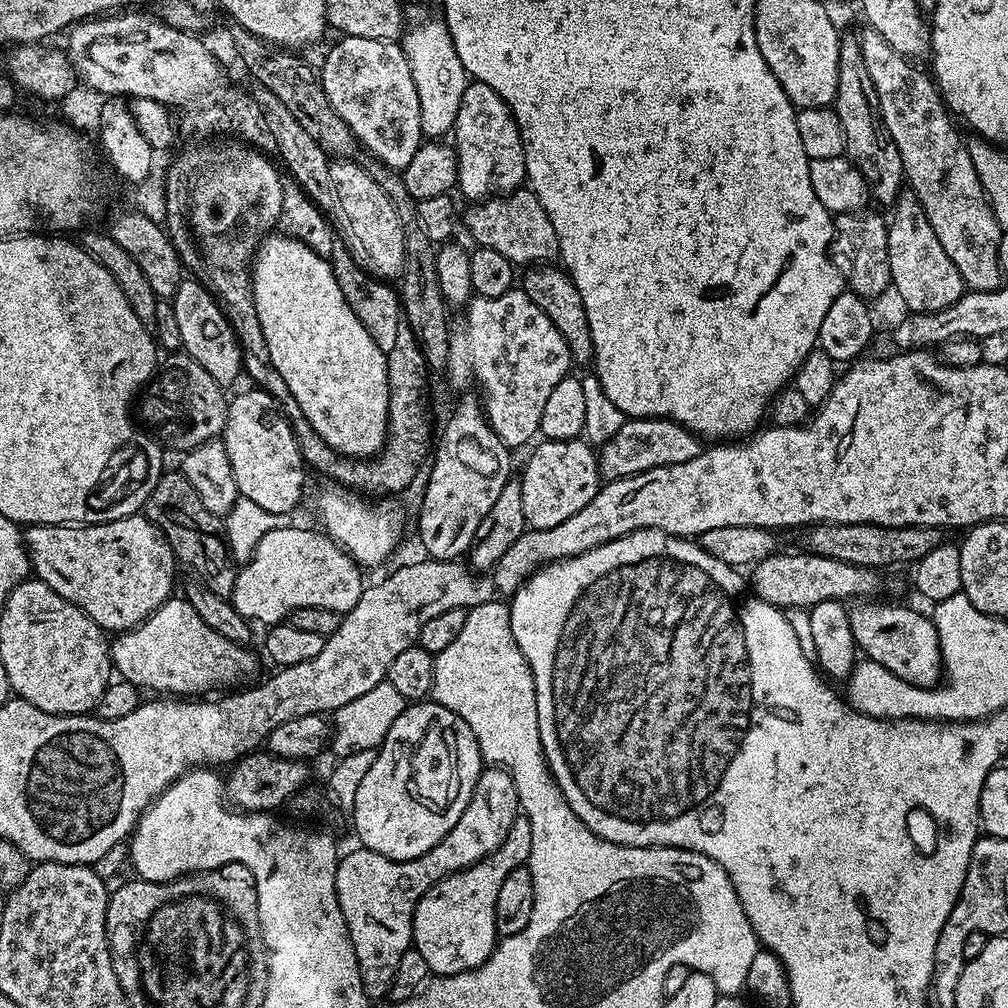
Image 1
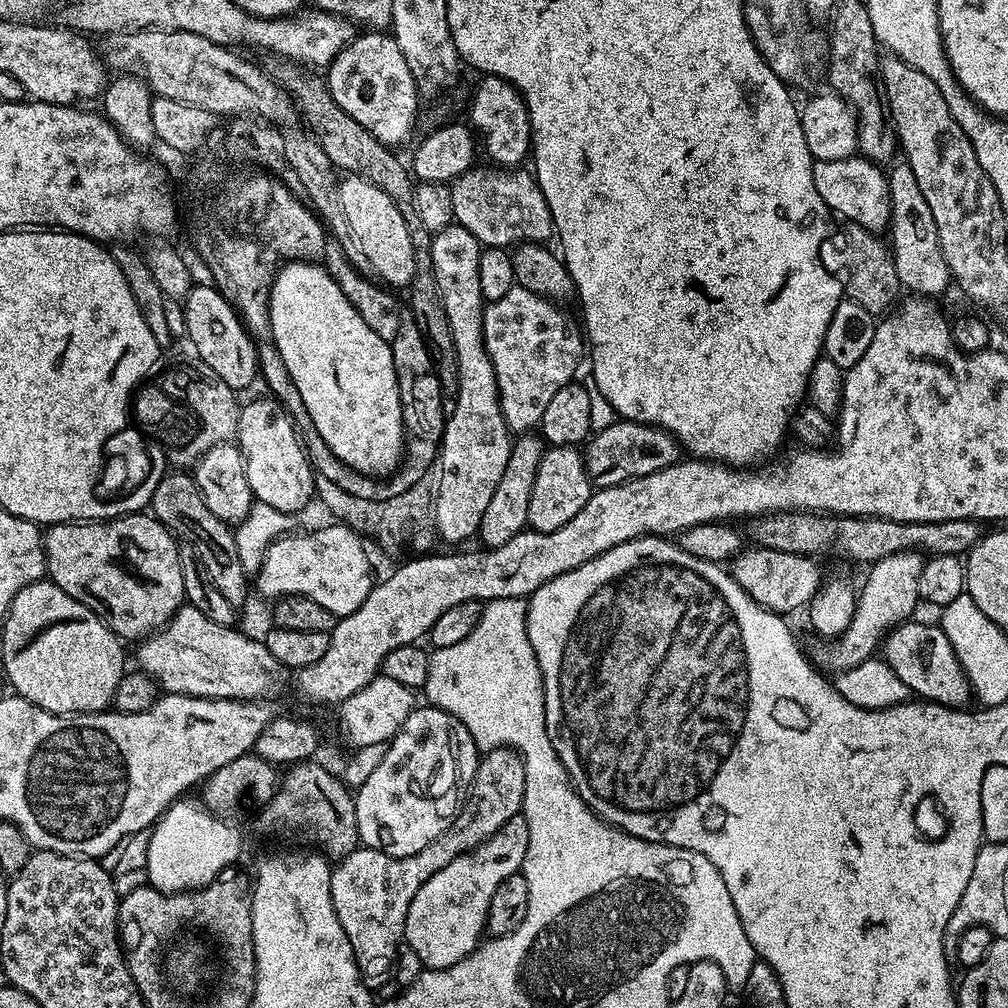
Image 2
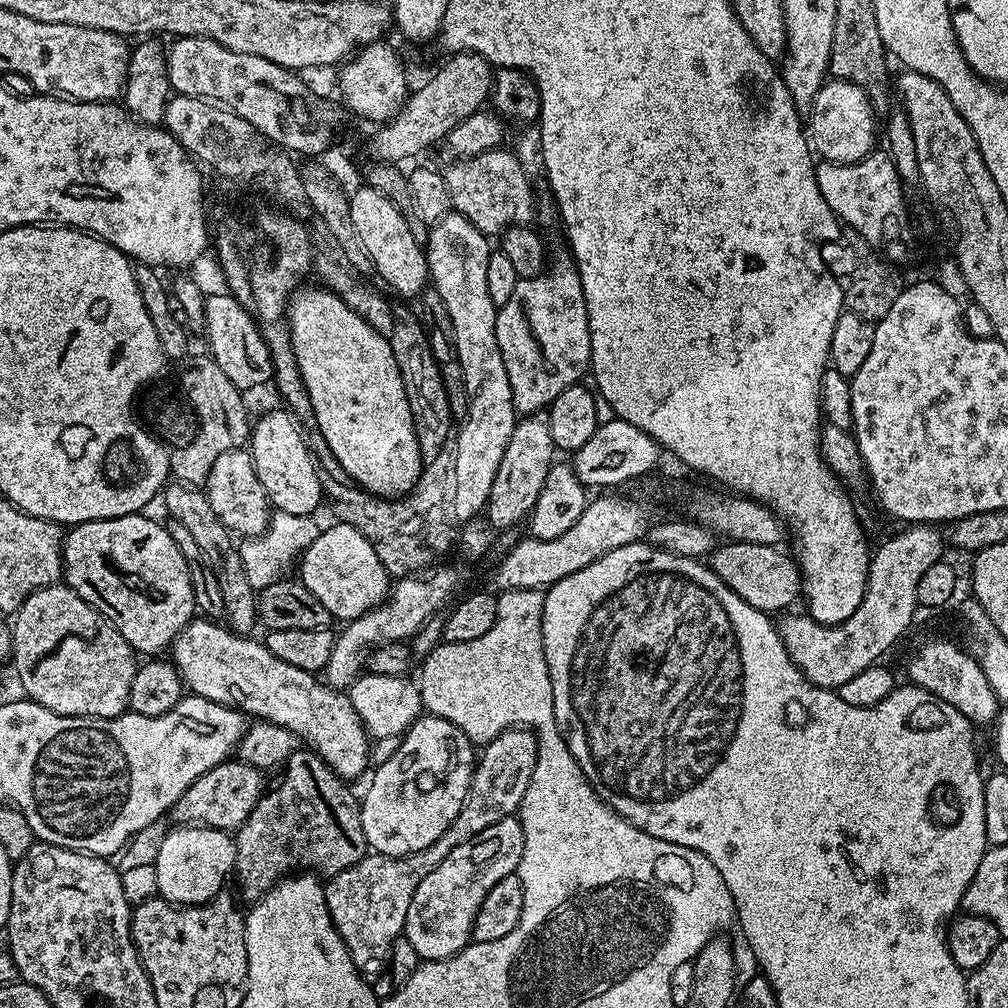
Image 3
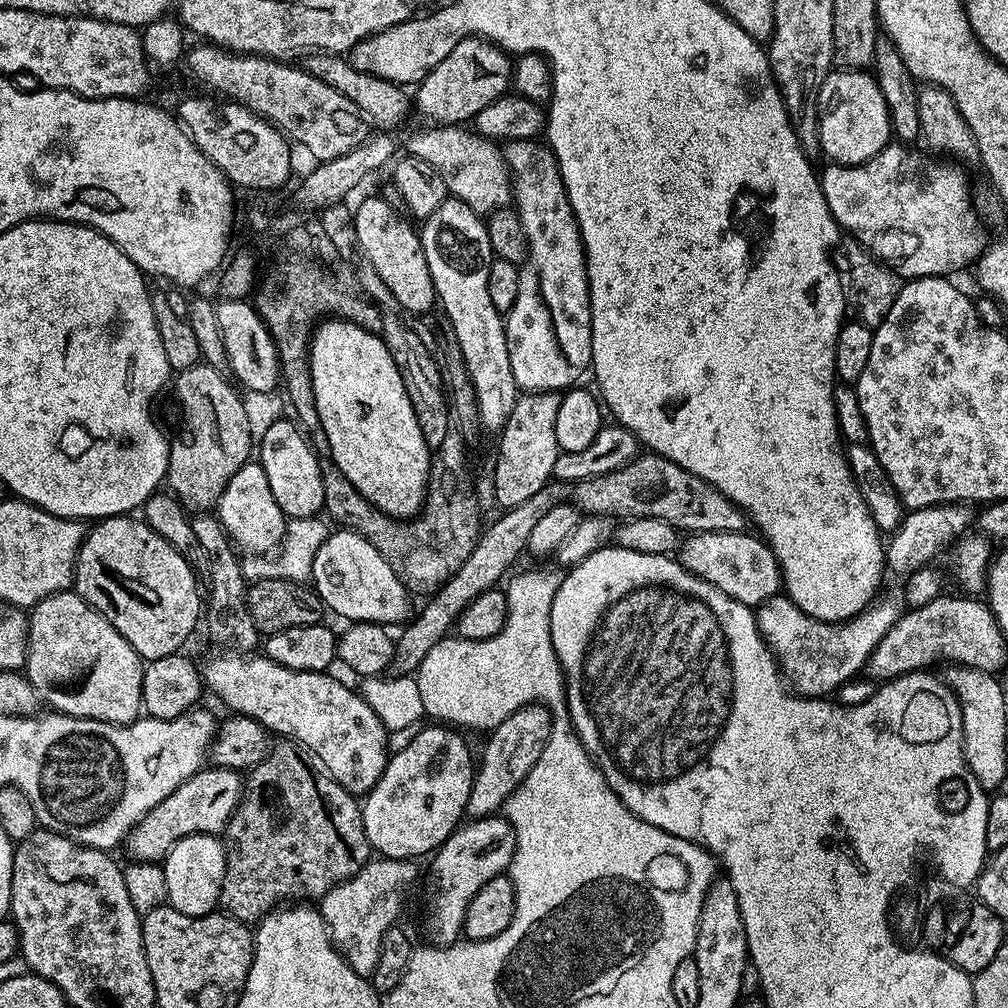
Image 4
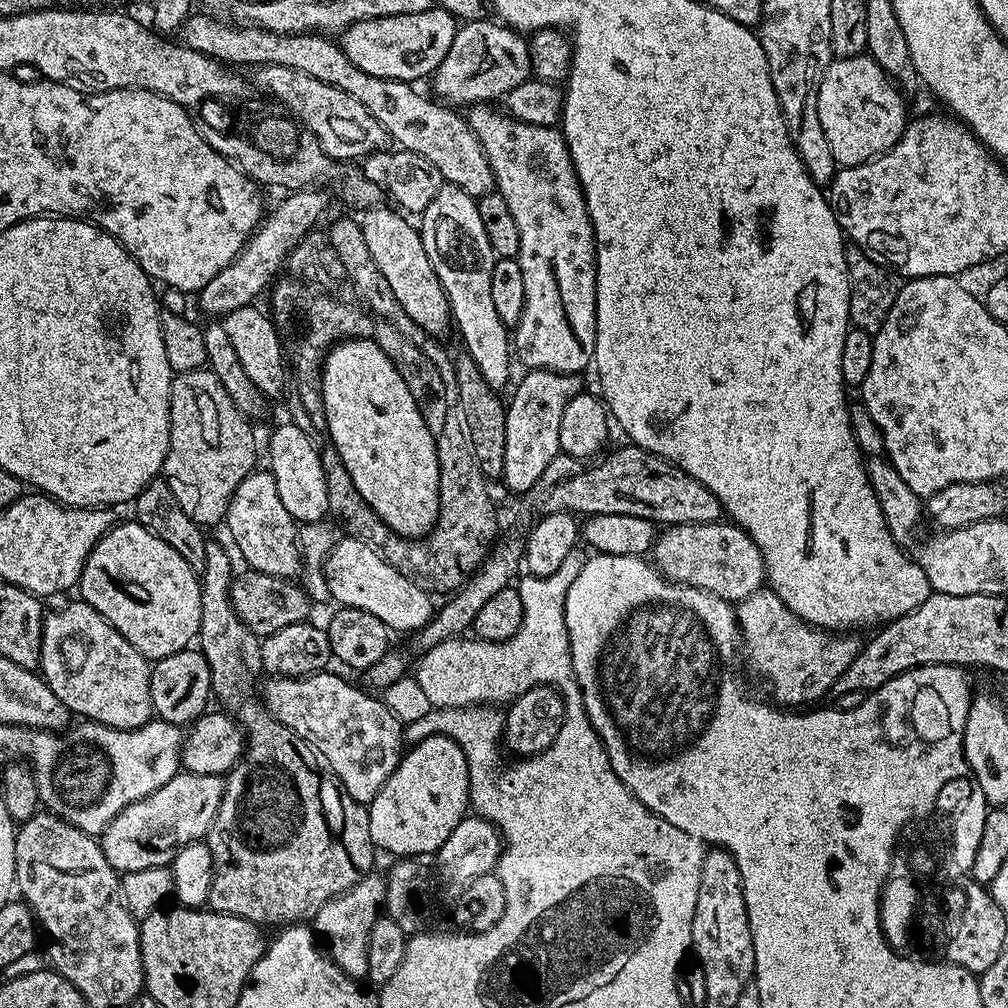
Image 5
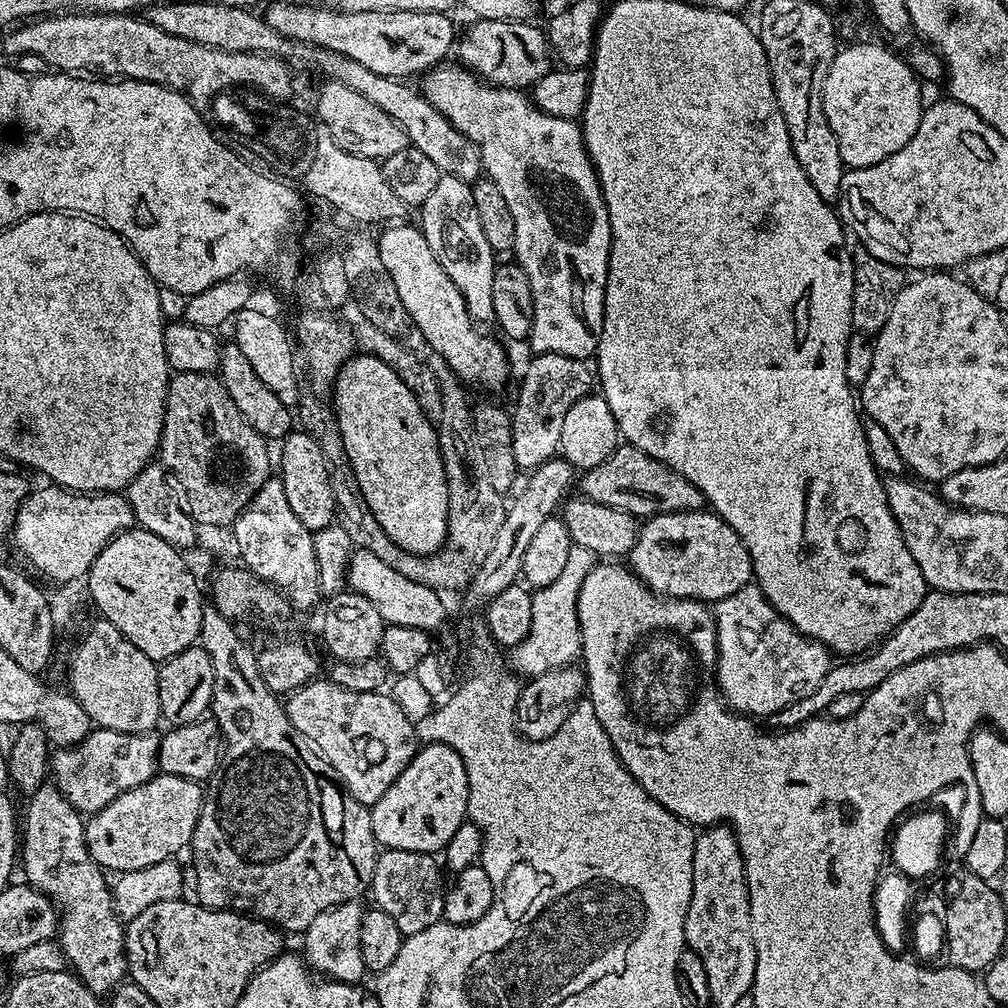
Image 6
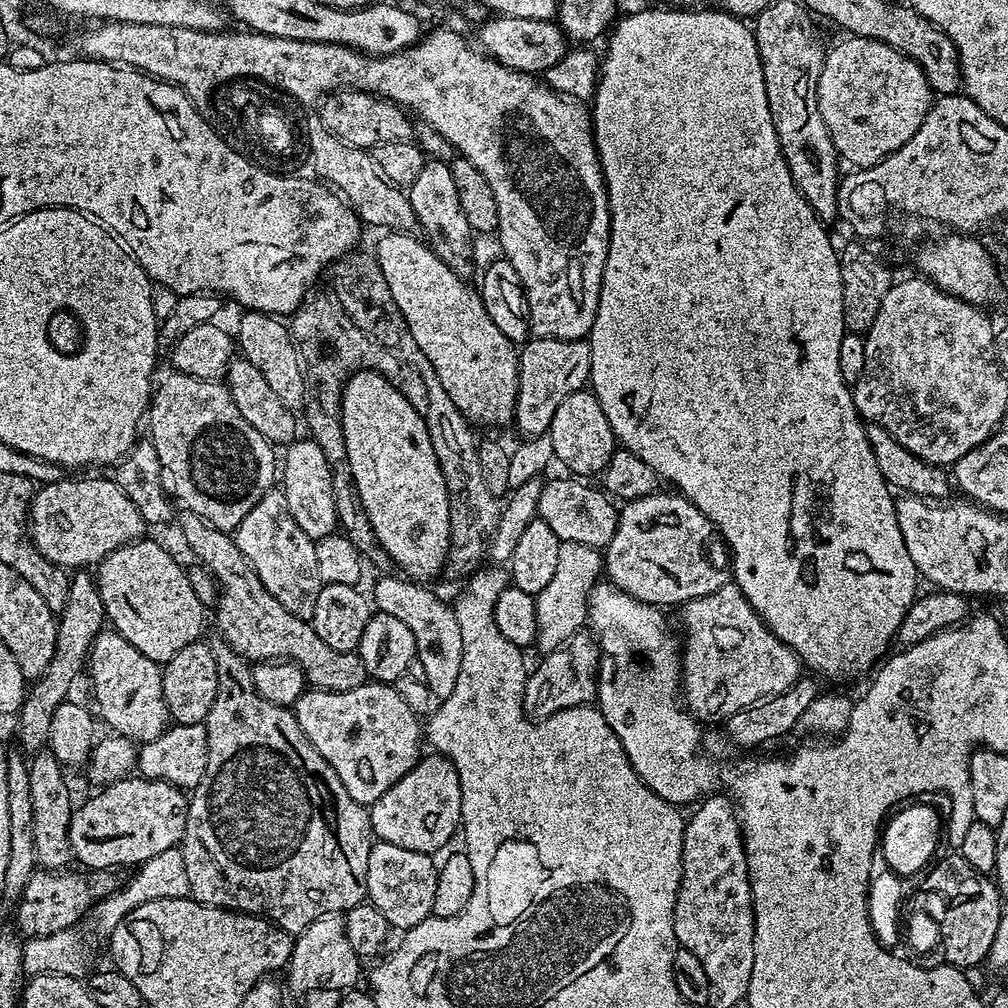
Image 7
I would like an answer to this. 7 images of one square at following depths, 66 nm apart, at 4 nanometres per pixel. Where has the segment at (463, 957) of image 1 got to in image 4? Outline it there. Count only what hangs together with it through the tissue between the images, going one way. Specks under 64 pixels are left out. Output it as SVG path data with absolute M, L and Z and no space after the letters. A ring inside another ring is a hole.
M497 814L495 816L483 816L471 819L462 825L459 825L455 831L448 836L446 842L444 842L440 847L433 853L431 857L430 870L426 878L426 884L424 886L424 896L426 898L424 902L424 924L429 936L432 938L431 943L436 946L447 946L451 943L455 943L459 939L459 935L463 931L465 912L469 908L470 902L474 898L474 894L478 892L486 884L486 882L492 880L498 875L503 875L510 867L512 863L513 855L516 853L516 832L513 830L513 826L509 823L507 817Z

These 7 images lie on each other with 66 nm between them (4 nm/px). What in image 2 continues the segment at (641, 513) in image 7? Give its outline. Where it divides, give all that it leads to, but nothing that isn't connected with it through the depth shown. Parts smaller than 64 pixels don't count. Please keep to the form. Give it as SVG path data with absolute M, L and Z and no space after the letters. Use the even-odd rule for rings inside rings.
M748 546L731 561L730 571L734 582L738 582L738 586L742 586L742 590L754 598L754 602L771 612L789 614L795 608L803 609L811 604L816 597L822 583L820 568L816 564L819 563L811 556L782 554L782 550Z

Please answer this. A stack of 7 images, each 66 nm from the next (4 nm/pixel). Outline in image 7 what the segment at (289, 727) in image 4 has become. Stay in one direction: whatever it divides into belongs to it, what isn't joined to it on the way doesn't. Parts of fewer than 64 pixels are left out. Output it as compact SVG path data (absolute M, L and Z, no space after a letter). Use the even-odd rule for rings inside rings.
M365 682L354 690L306 690L294 705L298 726L330 762L354 802L371 806L421 759L422 724L391 683Z

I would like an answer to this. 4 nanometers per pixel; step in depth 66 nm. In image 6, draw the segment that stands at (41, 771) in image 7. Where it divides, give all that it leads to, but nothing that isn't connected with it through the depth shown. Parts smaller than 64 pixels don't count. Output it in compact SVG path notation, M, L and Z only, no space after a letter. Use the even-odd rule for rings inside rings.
M52 782L43 783L27 802L20 838L20 866L24 868L25 879L58 905L58 943L71 971L92 992L111 993L128 976L128 956L124 953L126 928L112 903L107 875L85 846L85 821Z

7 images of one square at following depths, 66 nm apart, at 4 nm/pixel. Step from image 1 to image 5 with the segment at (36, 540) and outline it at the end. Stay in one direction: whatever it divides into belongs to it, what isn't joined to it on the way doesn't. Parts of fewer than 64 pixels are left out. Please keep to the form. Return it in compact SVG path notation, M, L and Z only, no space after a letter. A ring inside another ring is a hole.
M137 522L113 523L112 529L96 543L94 550L90 550L80 575L78 596L85 604L94 606L94 610L98 610L98 614L102 614L102 618L106 618L110 626L114 626L114 630L118 630L118 634L122 634L122 638L126 638L126 642L137 648L149 662L189 647L200 631L202 602L197 569L188 564L173 546Z

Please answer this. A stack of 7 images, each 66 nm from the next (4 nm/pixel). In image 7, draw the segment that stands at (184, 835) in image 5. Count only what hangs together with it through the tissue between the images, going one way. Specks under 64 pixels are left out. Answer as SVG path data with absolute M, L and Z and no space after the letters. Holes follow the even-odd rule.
M125 778L103 785L81 808L79 805L69 818L69 846L73 857L80 859L85 869L116 870L121 867L119 864L139 866L155 855L177 847L183 841L188 818L188 796L173 784L161 780L132 779Z

